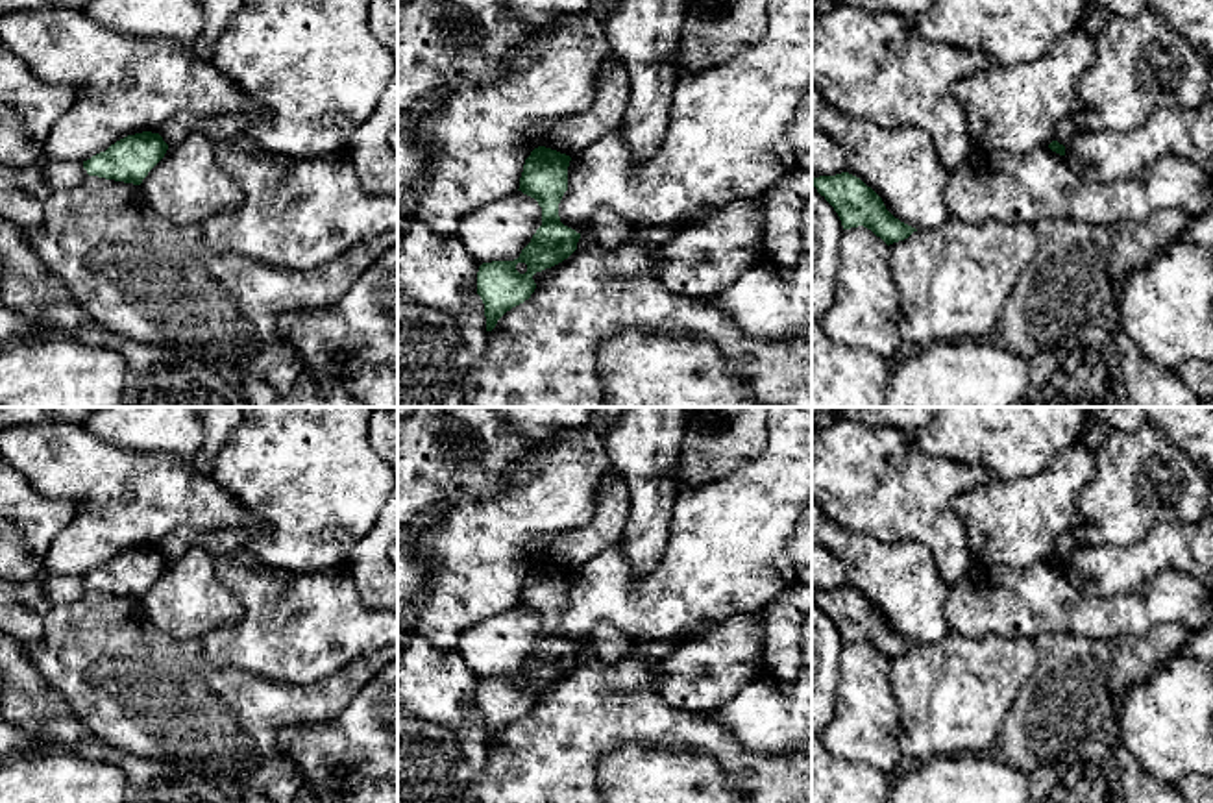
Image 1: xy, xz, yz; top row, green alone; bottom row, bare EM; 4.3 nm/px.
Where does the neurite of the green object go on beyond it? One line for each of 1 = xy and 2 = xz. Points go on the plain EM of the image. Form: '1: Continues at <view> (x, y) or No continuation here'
1: No continuation here
2: No continuation here

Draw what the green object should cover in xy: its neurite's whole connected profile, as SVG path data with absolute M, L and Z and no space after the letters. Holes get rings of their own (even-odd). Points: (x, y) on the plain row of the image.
M159 548L128 550L105 566L83 575L89 590L141 599L148 587L165 572L168 559Z

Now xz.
M538 561L525 574L520 592L523 609L542 622L542 640L514 675L483 677L477 686L477 709L484 718L486 746L512 722L531 712L536 703L533 690L568 673L581 648L564 640L558 618L568 605L568 581L571 572Z

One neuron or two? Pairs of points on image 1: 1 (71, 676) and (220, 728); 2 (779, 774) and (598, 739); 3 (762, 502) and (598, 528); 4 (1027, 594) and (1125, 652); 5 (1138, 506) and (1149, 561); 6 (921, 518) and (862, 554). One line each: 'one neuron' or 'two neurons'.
1: one neuron
2: one neuron
3: two neurons
4: two neurons
5: two neurons
6: two neurons

